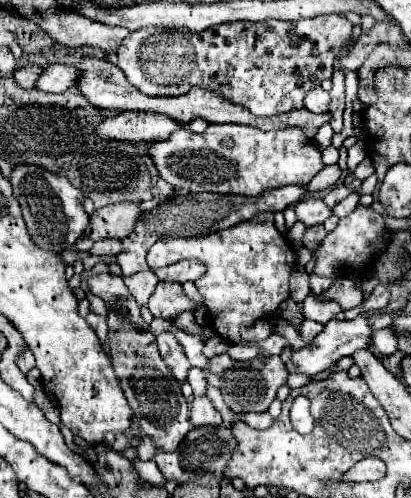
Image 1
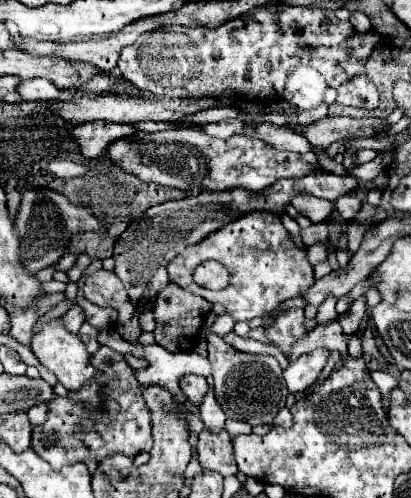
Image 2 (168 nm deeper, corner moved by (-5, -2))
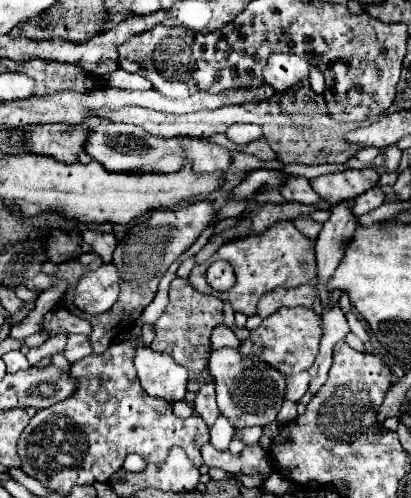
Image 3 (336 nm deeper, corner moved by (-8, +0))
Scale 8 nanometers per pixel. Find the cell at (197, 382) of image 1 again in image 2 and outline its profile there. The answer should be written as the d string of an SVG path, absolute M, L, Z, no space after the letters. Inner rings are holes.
M209 390L209 394L203 398L201 406L199 406L199 416L205 422L205 426L211 432L219 432L225 424L225 414L223 410L217 406L217 400L213 398L213 390Z

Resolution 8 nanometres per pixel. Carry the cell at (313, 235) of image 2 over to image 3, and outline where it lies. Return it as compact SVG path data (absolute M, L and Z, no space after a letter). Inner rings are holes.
M298 216L296 220L292 220L292 224L294 224L304 236L308 236L310 240L316 240L318 232L322 230L322 224L320 224L320 222L314 222L310 216Z

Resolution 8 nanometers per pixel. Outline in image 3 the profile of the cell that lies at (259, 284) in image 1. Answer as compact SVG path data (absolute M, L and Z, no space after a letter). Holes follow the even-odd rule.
M286 220L286 222L274 224L272 228L268 228L260 236L246 236L246 238L226 242L208 262L204 262L200 266L194 266L188 280L198 292L218 296L224 302L228 300L236 312L242 312L246 316L254 316L256 314L256 304L258 304L262 294L274 290L276 286L296 288L300 284L312 282L314 278L316 278L314 242L310 238L306 238L304 234L300 234L294 228L294 224ZM218 260L230 262L232 268L234 268L234 274L236 274L234 288L230 288L226 292L216 292L206 282L206 270L210 268L210 262L218 262Z

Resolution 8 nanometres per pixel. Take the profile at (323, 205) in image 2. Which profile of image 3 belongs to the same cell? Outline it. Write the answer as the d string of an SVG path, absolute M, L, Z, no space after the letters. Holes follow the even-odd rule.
M288 176L288 180L284 180L284 184L278 190L284 196L284 200L288 200L288 202L316 204L320 200L320 196L312 190L310 180L302 178L302 176Z

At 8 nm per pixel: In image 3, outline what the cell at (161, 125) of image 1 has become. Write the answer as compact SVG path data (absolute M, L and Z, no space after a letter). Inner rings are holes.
M40 124L36 128L28 126L28 148L34 154L48 154L60 162L76 162L78 152L84 150L88 132L82 126L70 128L66 124Z

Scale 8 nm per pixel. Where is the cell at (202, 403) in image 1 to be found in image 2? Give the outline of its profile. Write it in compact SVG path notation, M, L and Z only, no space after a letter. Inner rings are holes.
M203 428L197 442L197 454L199 454L199 464L203 468L215 470L223 474L223 478L237 474L231 436L225 428L221 432L211 432L209 428Z

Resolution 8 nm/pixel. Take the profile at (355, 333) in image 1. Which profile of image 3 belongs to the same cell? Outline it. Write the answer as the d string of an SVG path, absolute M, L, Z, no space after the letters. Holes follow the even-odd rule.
M298 372L298 374L292 374L286 378L286 400L292 400L292 402L298 402L306 390L308 390L308 372Z

